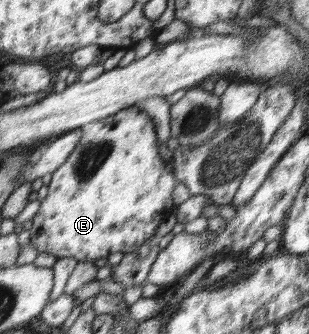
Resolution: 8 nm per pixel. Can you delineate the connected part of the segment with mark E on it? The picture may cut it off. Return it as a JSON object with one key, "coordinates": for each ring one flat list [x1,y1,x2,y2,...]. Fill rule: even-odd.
{"coordinates":[[131,106,124,110,119,110,115,115,111,115,108,118,103,118,91,123,92,126,85,130,80,135,80,140,76,143,76,146,71,151,71,155,65,163,62,163,57,169,53,170,51,182,48,185,48,193,45,199,41,201,41,205,32,220,29,221,28,225,30,228,31,239,30,243,38,249,40,253,49,253,54,255,56,258,61,257,74,257,77,261,91,261,107,258,112,253,122,251,125,253,131,253,132,251,139,250,143,245,143,239,147,241,155,231,157,227,167,221,167,218,173,212,173,189,175,189,175,177,171,173,171,168,165,167,165,161,157,155,159,149,157,149,158,137,155,137,155,121,152,116,147,115,143,110,138,110]]}

